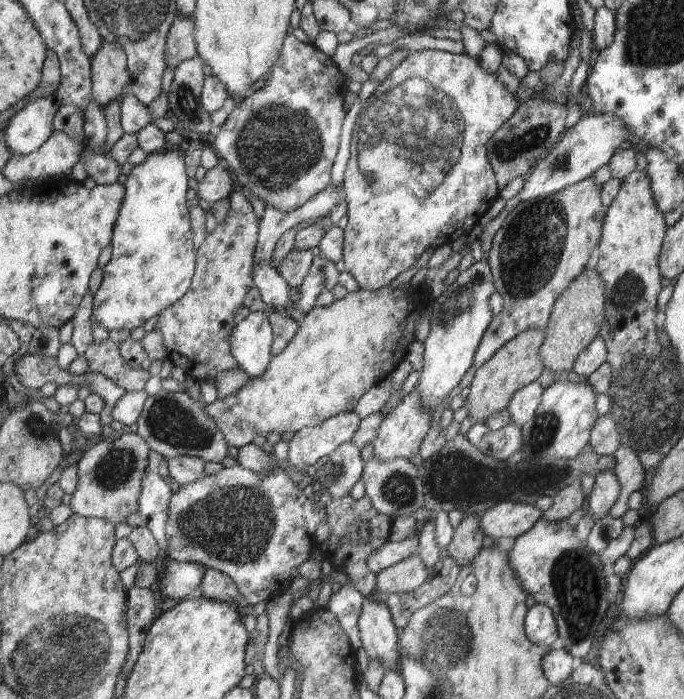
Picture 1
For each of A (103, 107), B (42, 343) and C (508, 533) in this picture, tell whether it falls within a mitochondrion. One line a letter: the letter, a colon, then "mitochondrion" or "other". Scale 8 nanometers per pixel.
A: other
B: other
C: other

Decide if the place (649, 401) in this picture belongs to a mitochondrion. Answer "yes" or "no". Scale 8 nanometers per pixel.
yes

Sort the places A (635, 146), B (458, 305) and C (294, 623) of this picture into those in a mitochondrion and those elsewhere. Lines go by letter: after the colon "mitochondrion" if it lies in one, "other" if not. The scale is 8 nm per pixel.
A: other
B: mitochondrion
C: other

